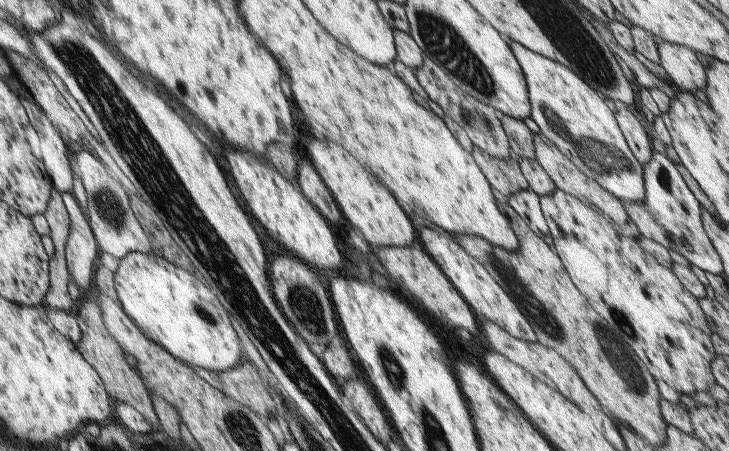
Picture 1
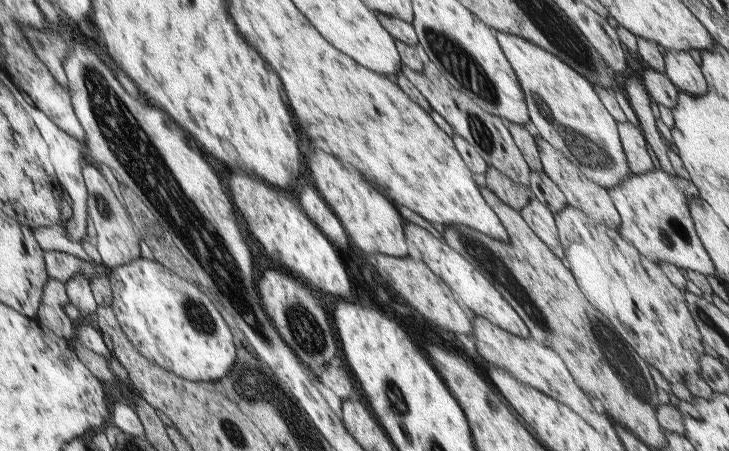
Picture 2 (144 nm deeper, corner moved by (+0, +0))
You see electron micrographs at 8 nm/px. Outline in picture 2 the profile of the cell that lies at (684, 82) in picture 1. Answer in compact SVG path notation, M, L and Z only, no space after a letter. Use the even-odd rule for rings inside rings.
M665 52L665 76L687 96L703 96L707 92L705 76L687 52Z

